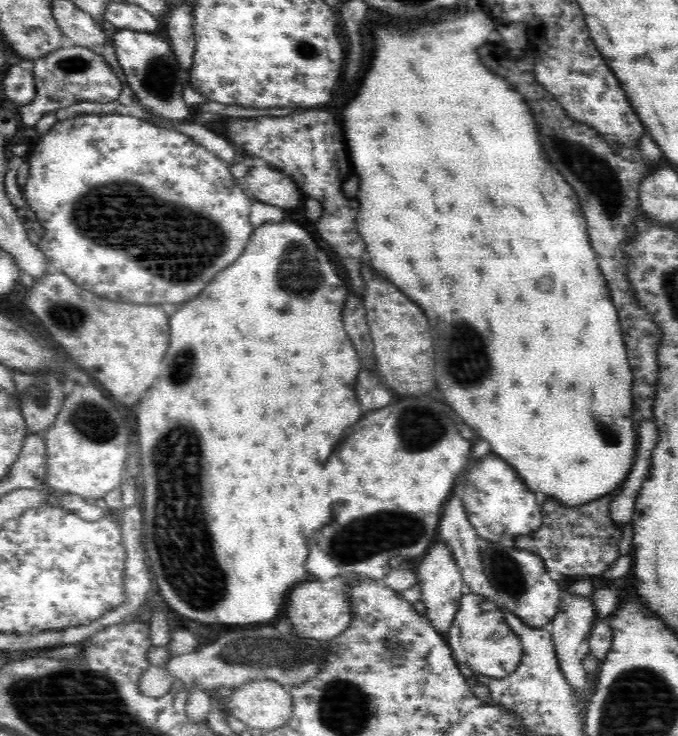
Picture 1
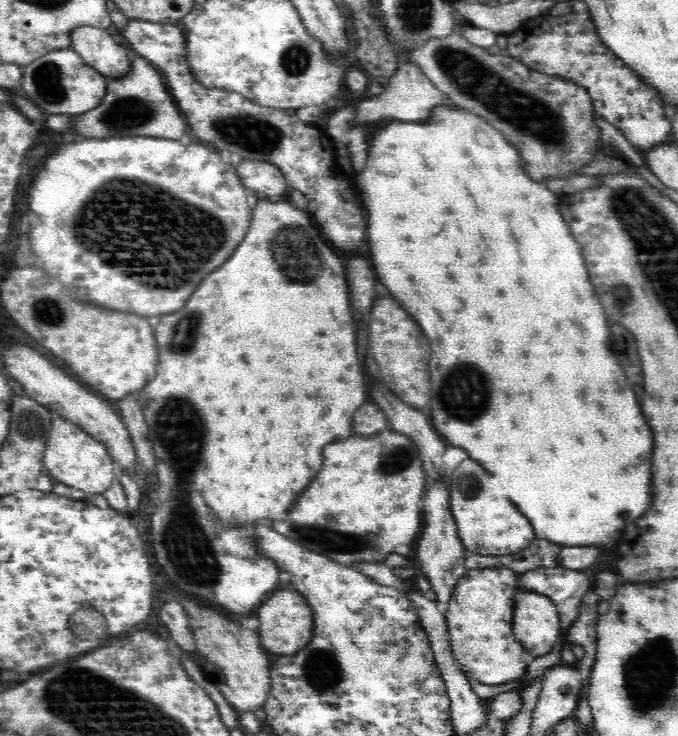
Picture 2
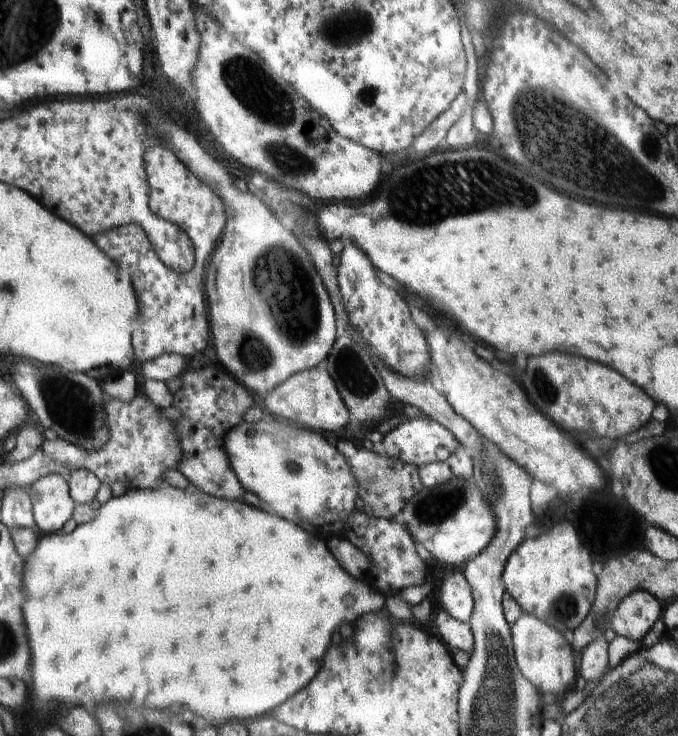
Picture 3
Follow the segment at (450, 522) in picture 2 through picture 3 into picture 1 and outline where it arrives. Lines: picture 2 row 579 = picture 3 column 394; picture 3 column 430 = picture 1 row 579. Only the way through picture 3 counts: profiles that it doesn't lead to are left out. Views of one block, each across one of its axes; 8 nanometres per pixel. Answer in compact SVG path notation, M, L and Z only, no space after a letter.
M437 539L427 550L424 559L415 572L417 573L418 585L421 588L421 599L427 608L427 619L432 622L432 626L445 637L452 626L461 596L466 591L462 571L458 564L456 564L451 549L446 543Z

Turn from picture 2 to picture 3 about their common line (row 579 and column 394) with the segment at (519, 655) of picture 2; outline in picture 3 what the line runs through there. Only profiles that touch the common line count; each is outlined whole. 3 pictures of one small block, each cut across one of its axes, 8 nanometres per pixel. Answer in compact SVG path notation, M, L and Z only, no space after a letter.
M361 445L353 456L348 457L348 464L351 465L351 472L355 473L356 480L359 481L358 509L376 518L399 519L407 502L423 487L416 465L392 460L383 452L374 452Z

